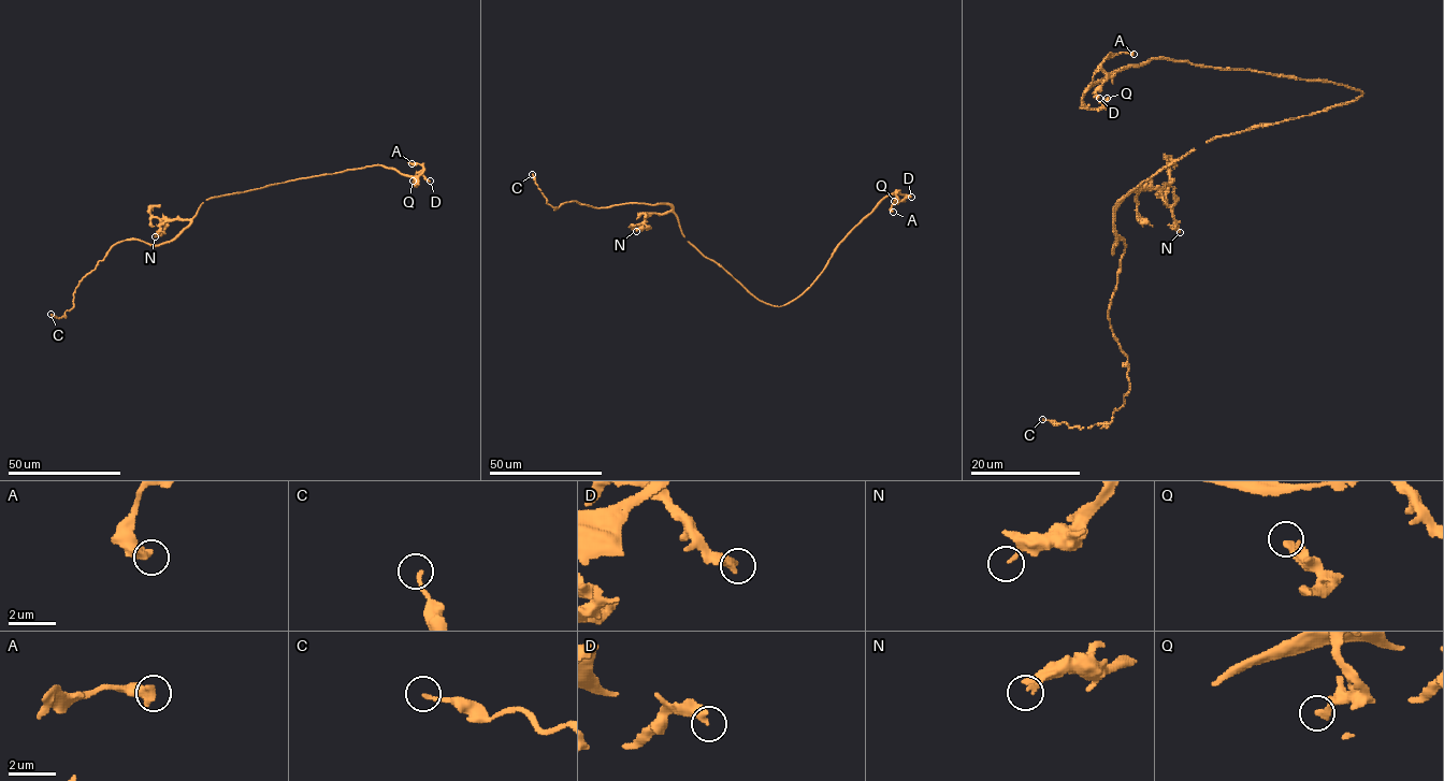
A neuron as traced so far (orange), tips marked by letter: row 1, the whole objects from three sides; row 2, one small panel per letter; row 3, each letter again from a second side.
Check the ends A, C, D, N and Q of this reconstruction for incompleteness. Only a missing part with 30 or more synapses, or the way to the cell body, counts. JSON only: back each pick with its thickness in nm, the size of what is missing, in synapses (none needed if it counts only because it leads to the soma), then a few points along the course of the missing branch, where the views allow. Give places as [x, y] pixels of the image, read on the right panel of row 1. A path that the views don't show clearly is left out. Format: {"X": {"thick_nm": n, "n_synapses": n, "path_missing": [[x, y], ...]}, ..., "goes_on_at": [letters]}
{"goes_on_at": []}

